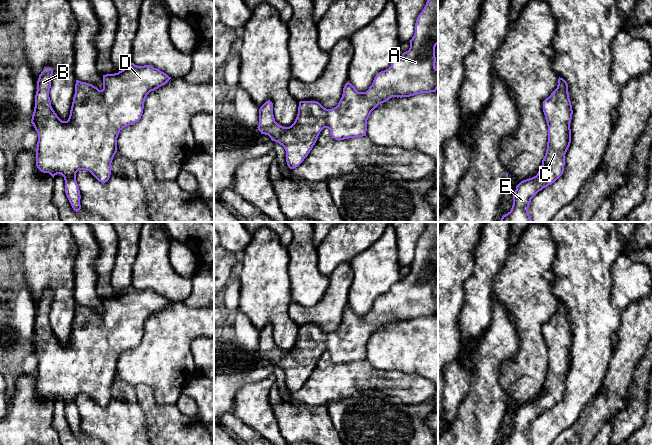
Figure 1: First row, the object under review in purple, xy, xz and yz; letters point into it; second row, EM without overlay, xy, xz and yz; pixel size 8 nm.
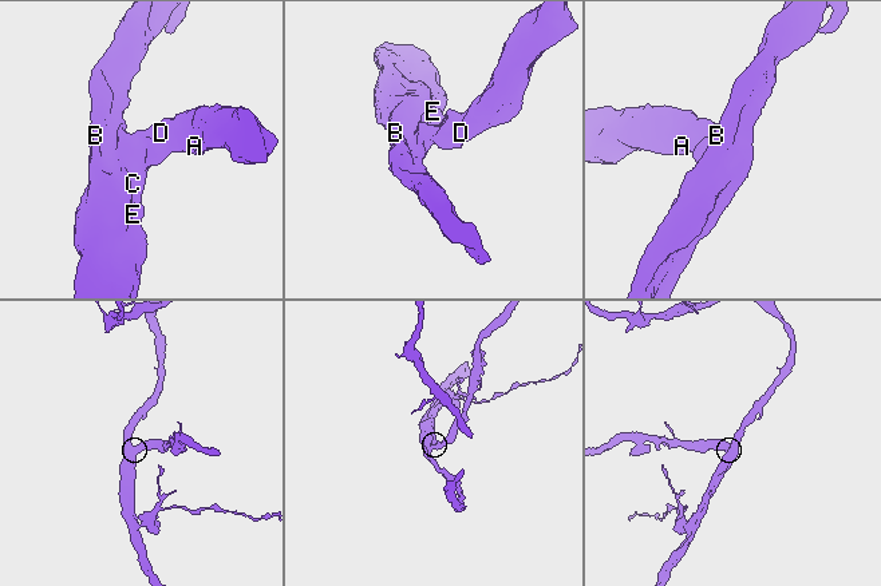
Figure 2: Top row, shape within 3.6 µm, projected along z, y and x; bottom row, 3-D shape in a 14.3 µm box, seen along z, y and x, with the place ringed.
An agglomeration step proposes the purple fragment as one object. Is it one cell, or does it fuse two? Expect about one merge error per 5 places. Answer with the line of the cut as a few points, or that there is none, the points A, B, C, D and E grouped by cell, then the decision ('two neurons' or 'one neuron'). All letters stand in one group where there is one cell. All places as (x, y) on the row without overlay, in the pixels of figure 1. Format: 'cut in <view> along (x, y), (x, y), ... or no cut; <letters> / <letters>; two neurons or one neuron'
no cut; A B C D E; one neuron

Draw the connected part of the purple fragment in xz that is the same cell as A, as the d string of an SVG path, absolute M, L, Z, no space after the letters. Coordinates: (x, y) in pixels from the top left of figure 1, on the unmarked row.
M428 222L424 233L417 241L415 257L409 266L409 274L393 285L388 293L377 297L366 316L358 316L351 307L347 306L338 329L332 333L324 332L317 325L300 325L297 341L289 351L283 351L275 345L273 327L268 324L259 333L258 354L284 371L286 386L290 393L298 391L304 385L324 352L328 352L332 362L336 364L366 360L367 344L379 328L392 321L410 321L436 316L438 313L438 293L435 292L435 271L438 268L438 222Z

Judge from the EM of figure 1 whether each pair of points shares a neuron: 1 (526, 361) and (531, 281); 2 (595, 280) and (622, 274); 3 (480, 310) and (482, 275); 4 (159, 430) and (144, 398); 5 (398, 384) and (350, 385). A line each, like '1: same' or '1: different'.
1: same
2: different
3: same
4: same
5: same

